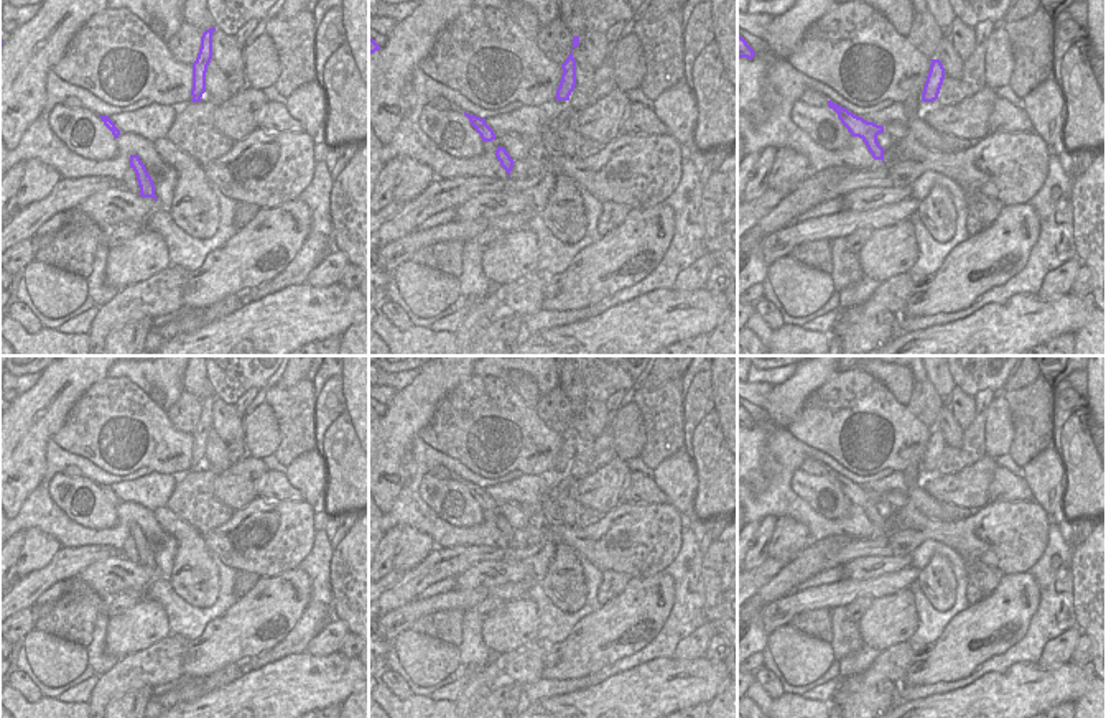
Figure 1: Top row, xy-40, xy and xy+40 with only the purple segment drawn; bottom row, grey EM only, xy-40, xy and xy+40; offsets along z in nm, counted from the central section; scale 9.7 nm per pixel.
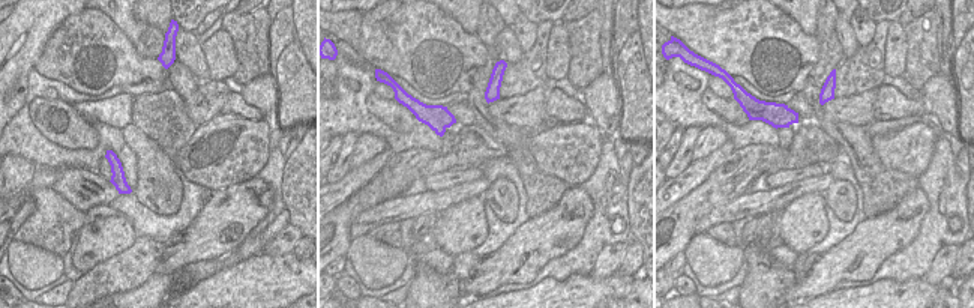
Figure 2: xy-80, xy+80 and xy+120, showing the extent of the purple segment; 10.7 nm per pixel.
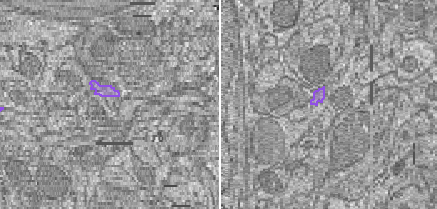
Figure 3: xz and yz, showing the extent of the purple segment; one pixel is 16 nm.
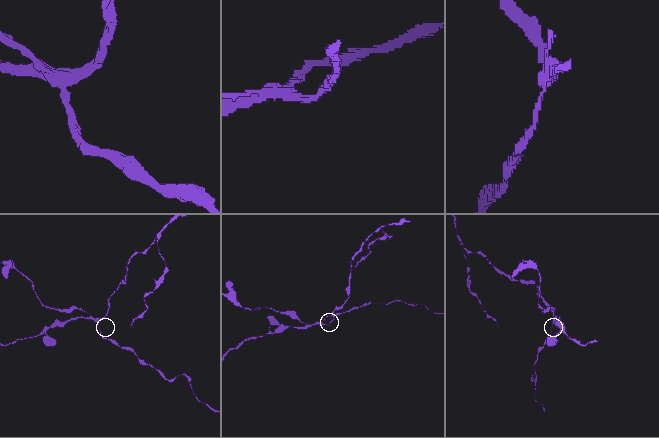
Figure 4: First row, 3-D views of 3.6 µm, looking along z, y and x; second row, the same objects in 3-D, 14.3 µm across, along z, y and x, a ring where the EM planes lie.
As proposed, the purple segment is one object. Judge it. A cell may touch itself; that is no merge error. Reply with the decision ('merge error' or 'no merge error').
merge error

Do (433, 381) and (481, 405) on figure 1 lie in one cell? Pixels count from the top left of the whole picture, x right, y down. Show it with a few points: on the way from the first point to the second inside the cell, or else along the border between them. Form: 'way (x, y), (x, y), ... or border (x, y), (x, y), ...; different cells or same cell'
border (473, 374), (438, 402), (430, 422); different cells

